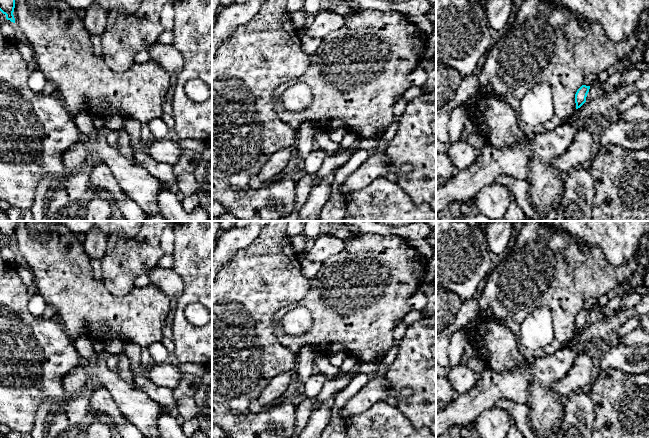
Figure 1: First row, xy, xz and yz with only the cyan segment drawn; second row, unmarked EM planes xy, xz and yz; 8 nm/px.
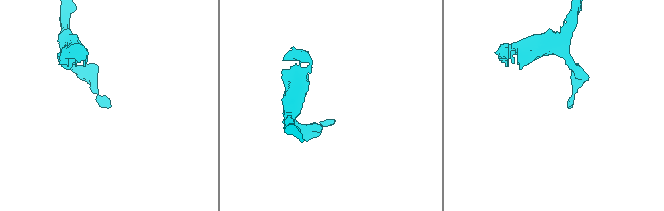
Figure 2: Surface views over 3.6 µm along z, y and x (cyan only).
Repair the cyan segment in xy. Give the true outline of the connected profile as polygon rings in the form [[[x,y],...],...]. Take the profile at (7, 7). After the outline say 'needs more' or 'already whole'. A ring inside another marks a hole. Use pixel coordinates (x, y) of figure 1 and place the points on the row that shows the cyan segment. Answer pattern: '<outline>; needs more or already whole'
[[[0,0],[0,11],[6,15],[6,19],[15,23],[13,15],[15,8],[15,0]]]; already whole

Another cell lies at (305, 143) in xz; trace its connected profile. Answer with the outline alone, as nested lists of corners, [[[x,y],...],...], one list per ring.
[[[310,120],[301,124],[298,129],[296,143],[294,148],[299,152],[300,157],[304,160],[309,153],[316,147],[314,136],[318,128]]]

